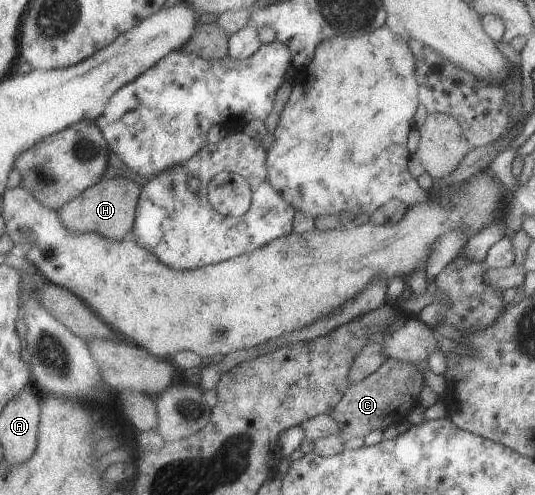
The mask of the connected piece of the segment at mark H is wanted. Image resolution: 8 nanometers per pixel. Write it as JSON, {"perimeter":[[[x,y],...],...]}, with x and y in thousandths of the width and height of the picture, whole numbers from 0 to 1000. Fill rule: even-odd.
{"perimeter":[[[239,358],[194,360],[185,372],[155,386],[151,396],[120,412],[108,430],[118,453],[135,471],[185,471],[202,483],[234,485],[237,469],[249,465],[256,406],[262,402],[265,384],[265,378]]]}

